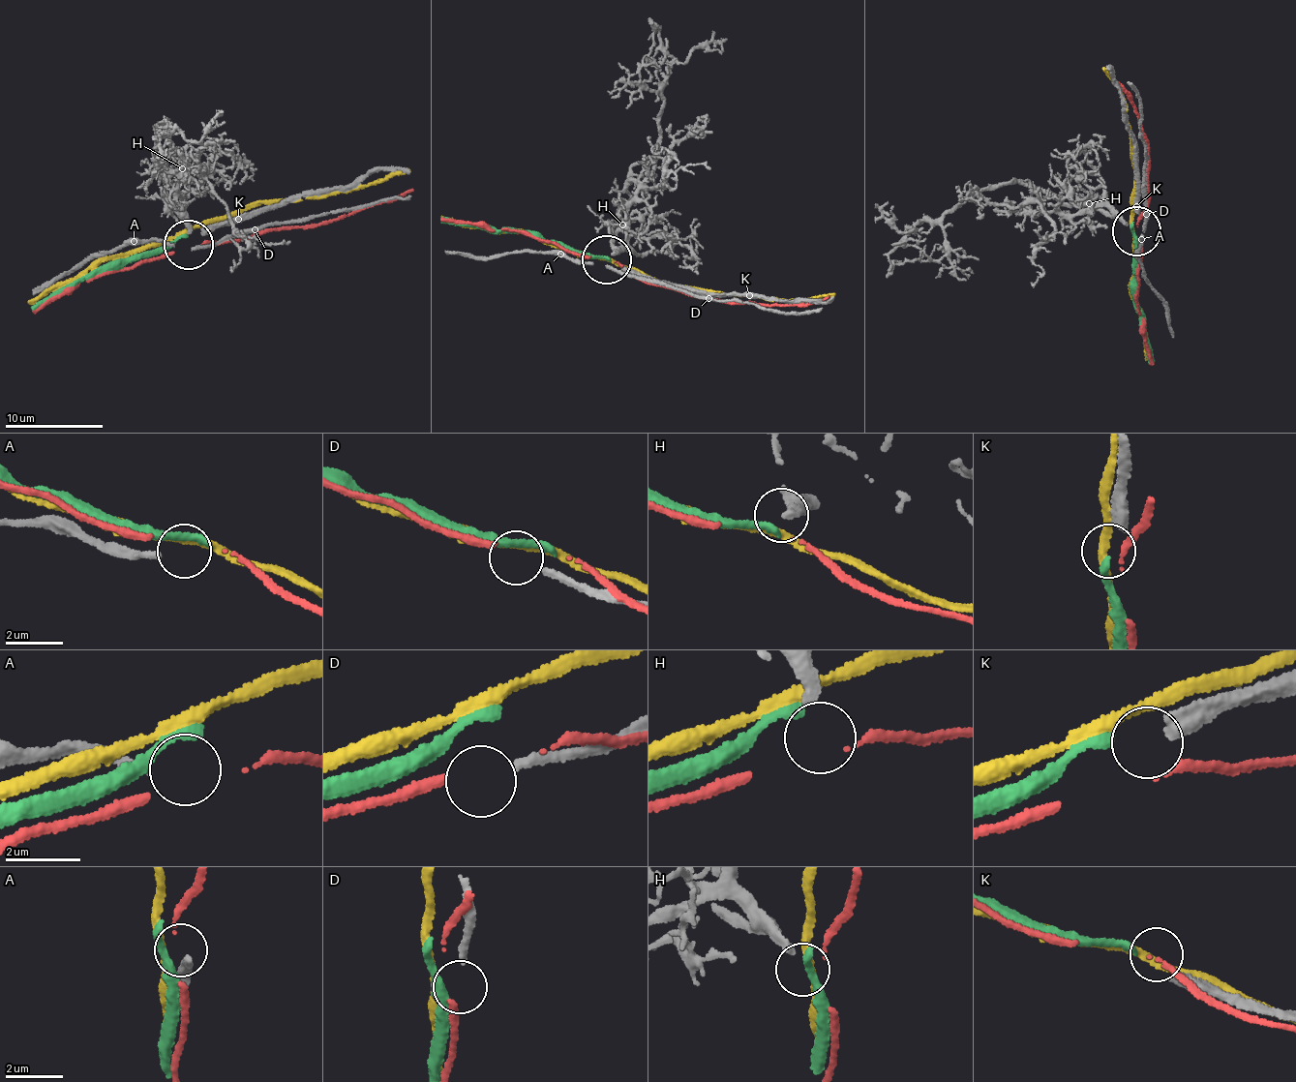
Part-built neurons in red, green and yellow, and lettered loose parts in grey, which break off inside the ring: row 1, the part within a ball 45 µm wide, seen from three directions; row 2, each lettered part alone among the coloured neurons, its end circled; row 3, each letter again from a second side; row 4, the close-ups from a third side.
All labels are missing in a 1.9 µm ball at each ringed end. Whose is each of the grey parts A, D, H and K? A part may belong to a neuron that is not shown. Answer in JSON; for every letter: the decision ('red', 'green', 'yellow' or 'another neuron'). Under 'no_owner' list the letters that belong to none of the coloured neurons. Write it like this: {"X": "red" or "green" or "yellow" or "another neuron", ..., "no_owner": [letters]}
{"A": "another neuron", "D": "another neuron", "H": "another neuron", "K": "green", "no_owner": ["A", "D", "H"]}

